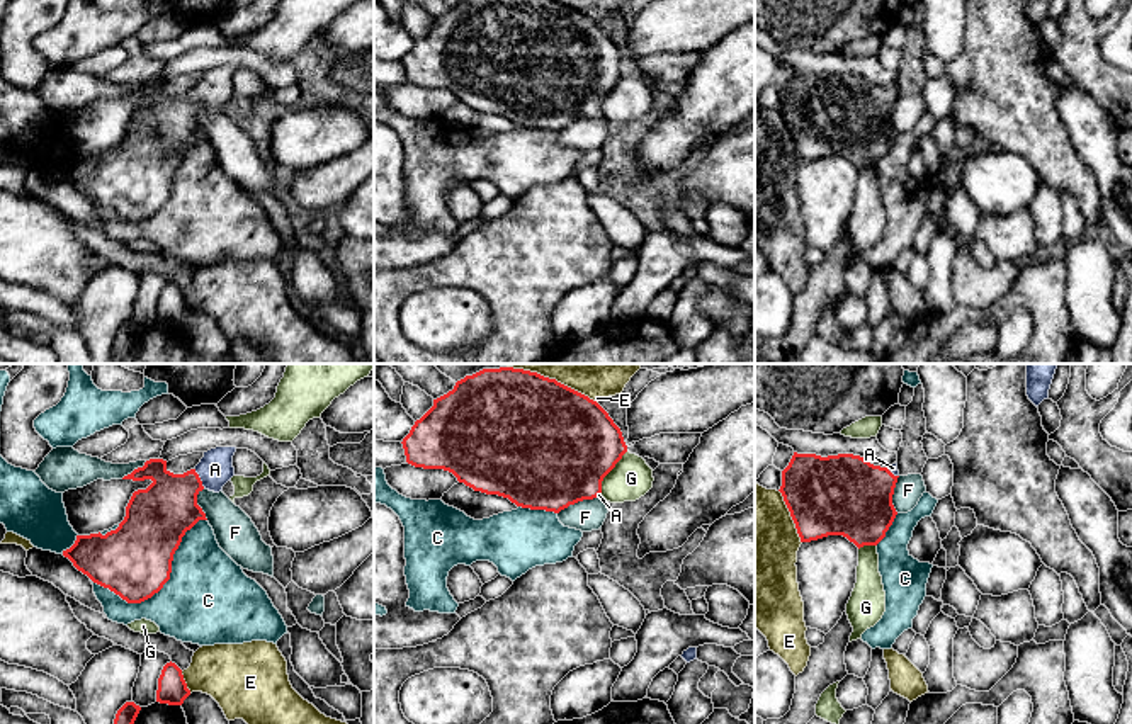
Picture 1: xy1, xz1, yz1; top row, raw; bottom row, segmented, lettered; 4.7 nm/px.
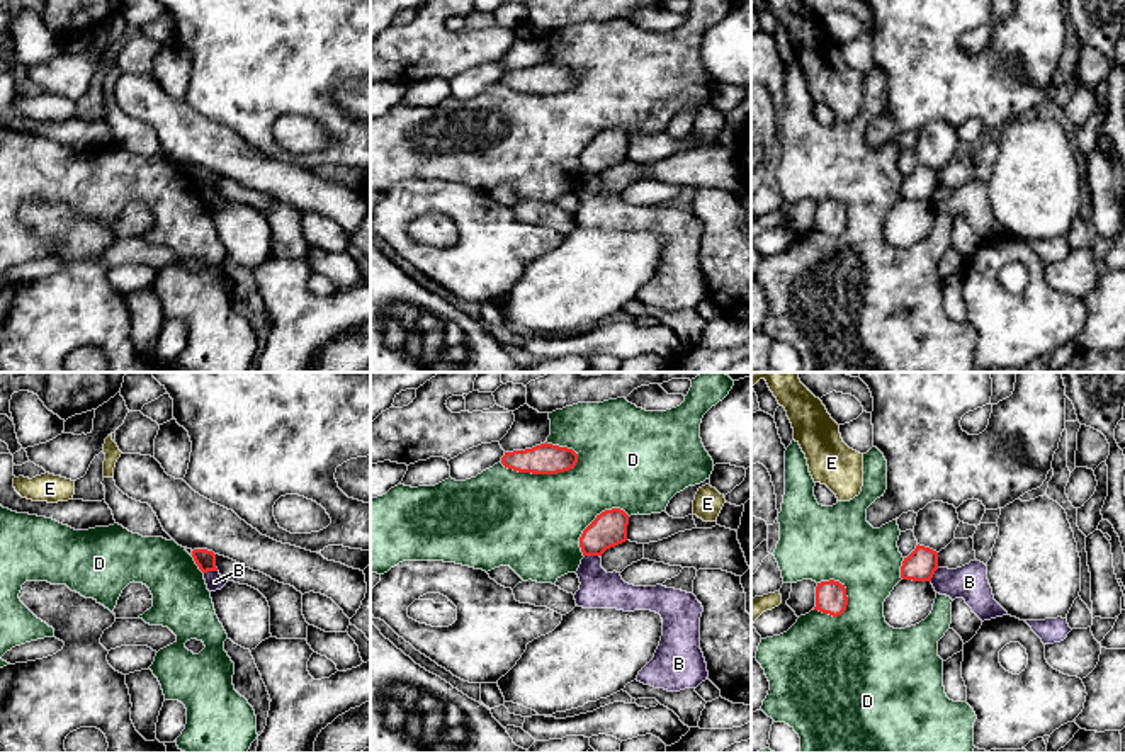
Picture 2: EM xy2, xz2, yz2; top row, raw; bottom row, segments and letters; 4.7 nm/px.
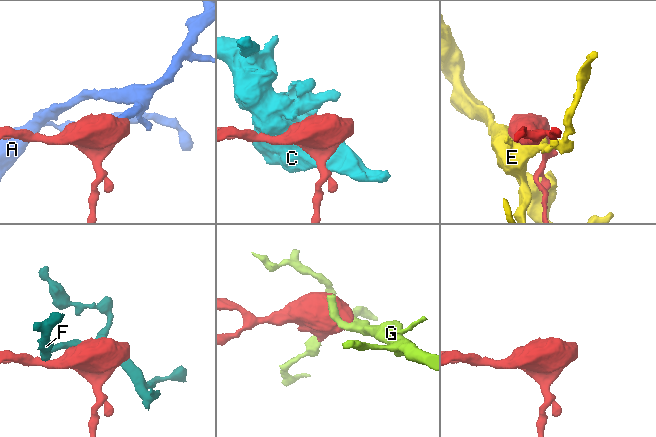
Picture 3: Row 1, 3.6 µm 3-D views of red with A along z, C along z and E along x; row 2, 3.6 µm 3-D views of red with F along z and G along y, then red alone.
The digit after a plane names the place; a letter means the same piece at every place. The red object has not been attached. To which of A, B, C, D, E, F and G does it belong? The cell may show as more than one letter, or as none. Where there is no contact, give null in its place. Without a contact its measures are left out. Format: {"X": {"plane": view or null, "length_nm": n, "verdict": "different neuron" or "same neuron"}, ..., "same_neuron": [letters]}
{"A": {"plane": "xy1", "length_nm": 100, "verdict": "same neuron"}, "B": {"plane": "xz2", "length_nm": 70, "verdict": "different neuron"}, "C": {"plane": "xy1", "length_nm": 600, "verdict": "different neuron"}, "D": {"plane": "xz2", "length_nm": 380, "verdict": "different neuron"}, "E": {"plane": "yz1", "length_nm": 280, "verdict": "different neuron"}, "F": {"plane": "xz1", "length_nm": 200, "verdict": "different neuron"}, "G": {"plane": "xz1", "length_nm": 240, "verdict": "different neuron"}, "same_neuron": ["A"]}

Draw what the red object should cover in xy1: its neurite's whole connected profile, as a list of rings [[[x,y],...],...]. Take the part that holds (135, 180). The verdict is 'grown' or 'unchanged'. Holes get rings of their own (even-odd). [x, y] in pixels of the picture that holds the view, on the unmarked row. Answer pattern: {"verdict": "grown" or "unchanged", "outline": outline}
{"verdict": "grown", "outline": [[[236,66],[211,68],[184,93],[170,92],[163,78],[146,80],[122,97],[153,102],[133,112],[119,146],[105,155],[76,155],[63,175],[127,223],[151,218],[170,199],[173,173],[185,151],[207,139],[197,114],[204,107],[219,112],[235,95],[235,71]]]}

